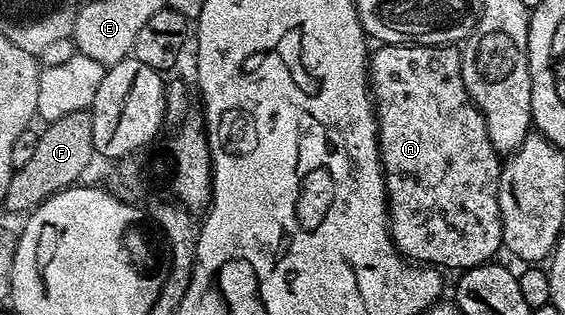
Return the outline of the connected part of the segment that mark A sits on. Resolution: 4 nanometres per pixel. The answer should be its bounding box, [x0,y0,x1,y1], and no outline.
[370,44,504,271]

